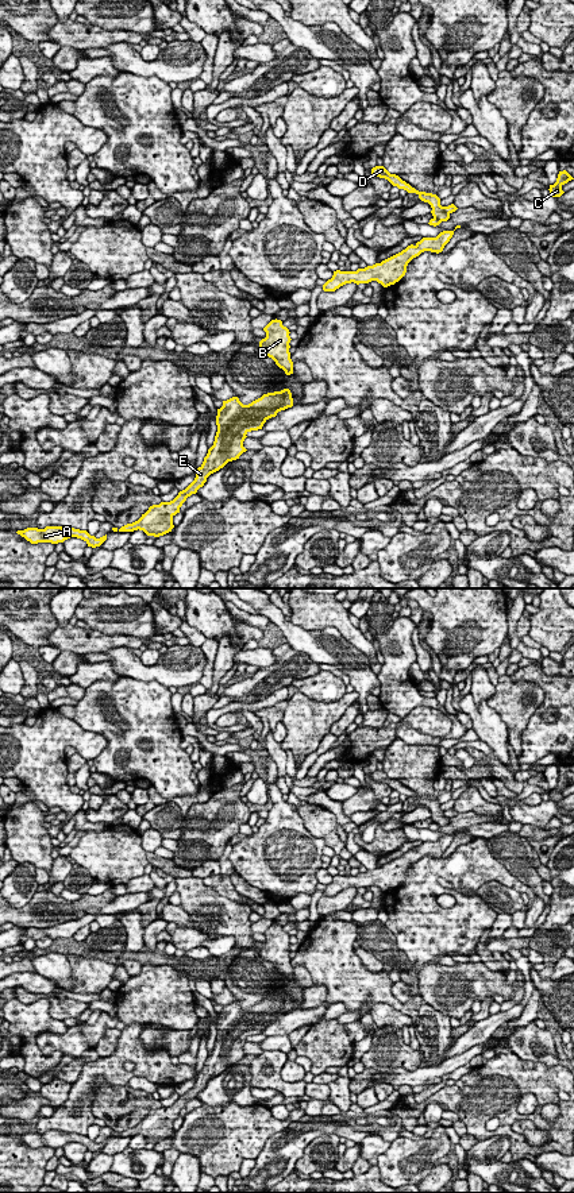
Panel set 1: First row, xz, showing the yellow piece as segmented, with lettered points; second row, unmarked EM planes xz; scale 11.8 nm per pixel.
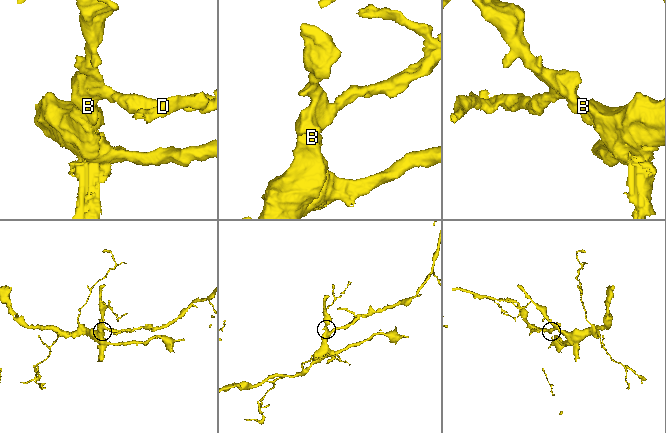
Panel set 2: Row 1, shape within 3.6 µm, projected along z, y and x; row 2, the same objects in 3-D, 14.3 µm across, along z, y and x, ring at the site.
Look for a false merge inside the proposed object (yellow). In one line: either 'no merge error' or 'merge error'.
merge error

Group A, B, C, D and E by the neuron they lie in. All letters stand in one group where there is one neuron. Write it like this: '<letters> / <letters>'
A B C E / D

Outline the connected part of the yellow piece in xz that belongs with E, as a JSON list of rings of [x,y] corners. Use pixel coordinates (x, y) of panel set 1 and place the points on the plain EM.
[[[289,993],[263,999],[249,1009],[243,1009],[238,1001],[223,1005],[217,1014],[217,1036],[213,1050],[208,1054],[203,1069],[196,1076],[194,1085],[170,1107],[153,1109],[142,1121],[122,1131],[112,1132],[113,1136],[143,1135],[147,1140],[159,1142],[174,1132],[173,1121],[180,1117],[180,1112],[188,1101],[196,1099],[204,1090],[207,1082],[223,1073],[228,1066],[239,1063],[247,1054],[243,1051],[246,1039],[251,1035],[262,1034],[263,1028],[276,1022],[278,1016],[293,1011]]]

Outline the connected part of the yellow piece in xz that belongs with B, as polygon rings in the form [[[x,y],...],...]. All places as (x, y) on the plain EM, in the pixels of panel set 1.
[[[271,924],[263,935],[266,942],[259,946],[261,960],[271,962],[286,980],[293,978],[293,966],[289,957],[289,934],[282,930],[281,924]]]

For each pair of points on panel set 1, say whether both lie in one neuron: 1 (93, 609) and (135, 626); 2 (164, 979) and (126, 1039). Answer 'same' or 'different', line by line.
1: same
2: different

